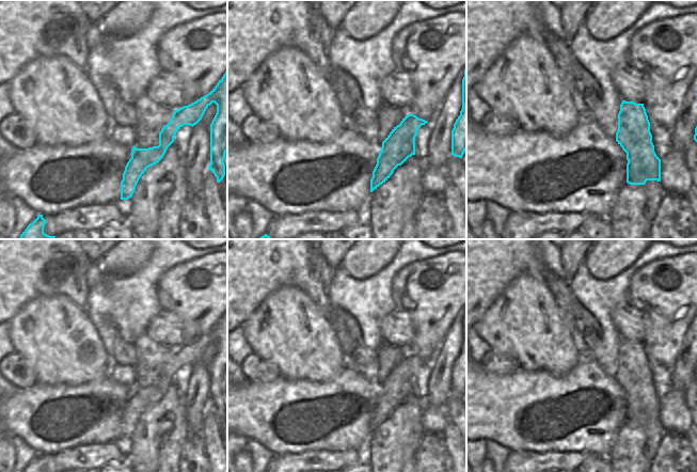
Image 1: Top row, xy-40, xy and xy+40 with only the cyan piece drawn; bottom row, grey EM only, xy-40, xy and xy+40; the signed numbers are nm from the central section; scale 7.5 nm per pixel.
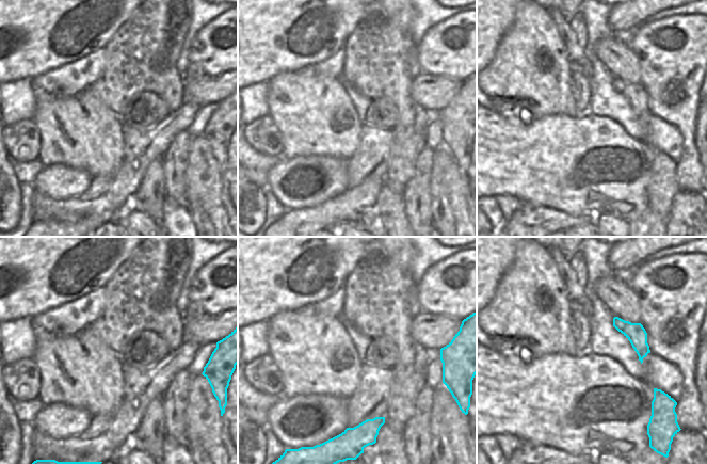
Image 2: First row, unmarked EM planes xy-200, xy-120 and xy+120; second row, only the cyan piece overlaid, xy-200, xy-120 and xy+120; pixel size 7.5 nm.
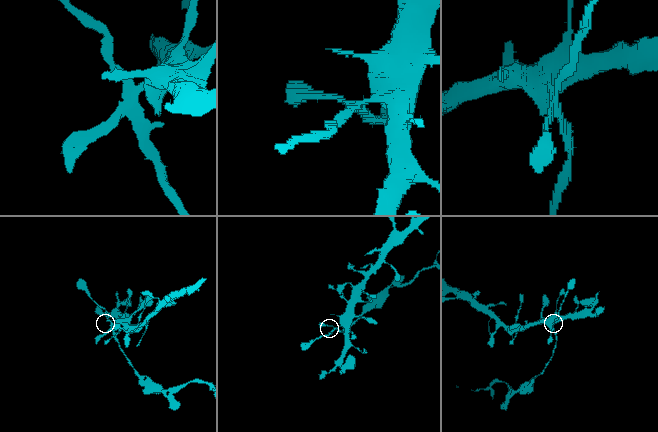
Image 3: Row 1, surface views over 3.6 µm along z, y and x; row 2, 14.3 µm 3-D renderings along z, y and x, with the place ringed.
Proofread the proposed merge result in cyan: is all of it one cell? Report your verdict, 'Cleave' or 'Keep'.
Cleave.

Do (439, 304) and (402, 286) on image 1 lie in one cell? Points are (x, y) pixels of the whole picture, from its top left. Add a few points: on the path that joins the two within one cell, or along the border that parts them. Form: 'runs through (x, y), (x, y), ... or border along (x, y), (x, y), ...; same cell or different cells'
runs through (430, 296), (423, 288), (411, 287); same cell

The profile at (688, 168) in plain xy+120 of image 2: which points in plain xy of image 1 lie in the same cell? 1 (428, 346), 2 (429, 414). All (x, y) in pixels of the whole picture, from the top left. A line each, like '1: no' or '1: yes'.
1: yes
2: yes

